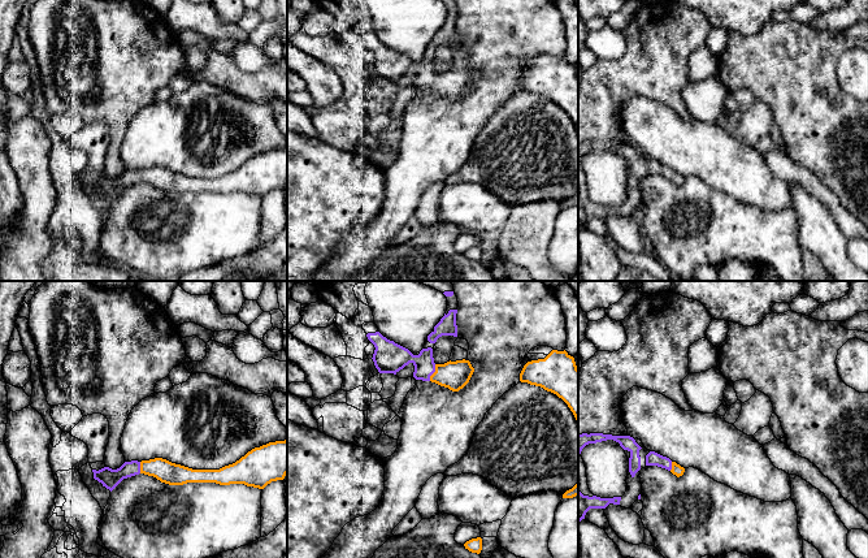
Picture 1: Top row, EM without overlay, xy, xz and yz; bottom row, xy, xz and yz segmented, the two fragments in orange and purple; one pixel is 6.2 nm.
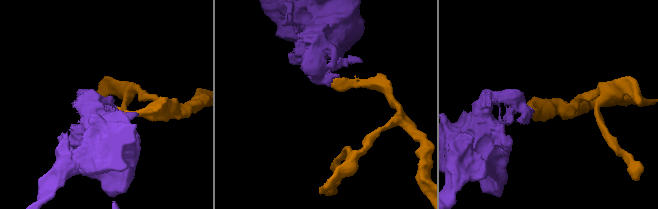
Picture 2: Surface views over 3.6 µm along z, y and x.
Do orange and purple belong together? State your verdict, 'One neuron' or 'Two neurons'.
One neuron

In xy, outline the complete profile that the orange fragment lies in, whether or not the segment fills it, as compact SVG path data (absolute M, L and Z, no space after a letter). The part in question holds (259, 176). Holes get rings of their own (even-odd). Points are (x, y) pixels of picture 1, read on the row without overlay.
M287 148L255 156L233 173L220 178L192 178L162 166L125 170L120 177L92 178L94 187L110 200L123 189L139 182L153 185L169 194L187 191L244 193L264 198L287 183Z

